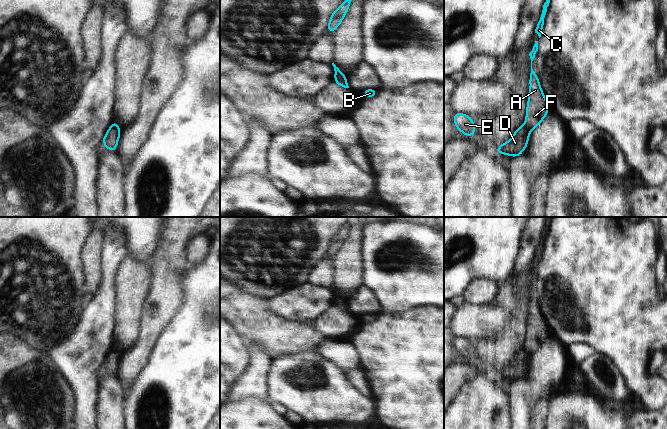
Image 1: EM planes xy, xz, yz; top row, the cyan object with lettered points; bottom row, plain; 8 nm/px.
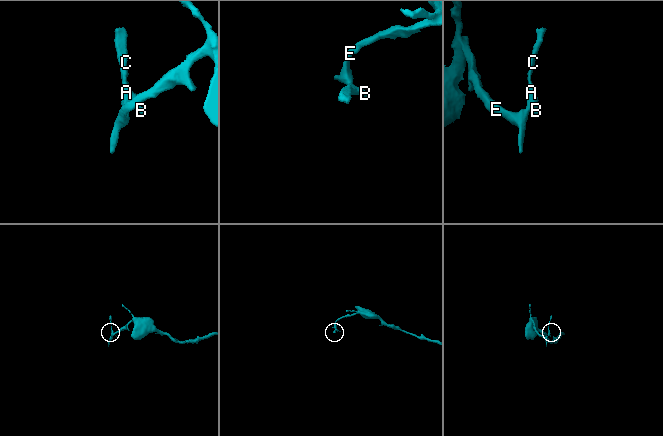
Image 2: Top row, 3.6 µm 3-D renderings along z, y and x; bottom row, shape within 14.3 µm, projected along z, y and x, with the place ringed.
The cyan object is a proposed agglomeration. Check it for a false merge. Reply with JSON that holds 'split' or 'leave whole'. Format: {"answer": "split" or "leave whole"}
{"answer": "split"}

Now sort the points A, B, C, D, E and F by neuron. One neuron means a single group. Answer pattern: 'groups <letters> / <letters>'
groups A B C F / D E

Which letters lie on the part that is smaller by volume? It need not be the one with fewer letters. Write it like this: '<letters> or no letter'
A, B, C, F

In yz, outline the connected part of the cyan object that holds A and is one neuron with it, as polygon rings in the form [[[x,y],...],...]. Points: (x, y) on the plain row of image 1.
[[[535,265],[535,268],[529,278],[531,283],[531,297],[529,303],[530,314],[526,332],[526,343],[524,346],[524,350],[529,355],[535,353],[548,338],[547,323],[542,316],[538,299],[532,293],[532,285],[535,282],[537,275],[538,265]]]

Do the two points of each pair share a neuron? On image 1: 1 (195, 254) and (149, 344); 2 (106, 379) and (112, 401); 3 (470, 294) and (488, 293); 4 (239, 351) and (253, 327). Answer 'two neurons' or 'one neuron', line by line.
1: two neurons
2: one neuron
3: one neuron
4: two neurons

